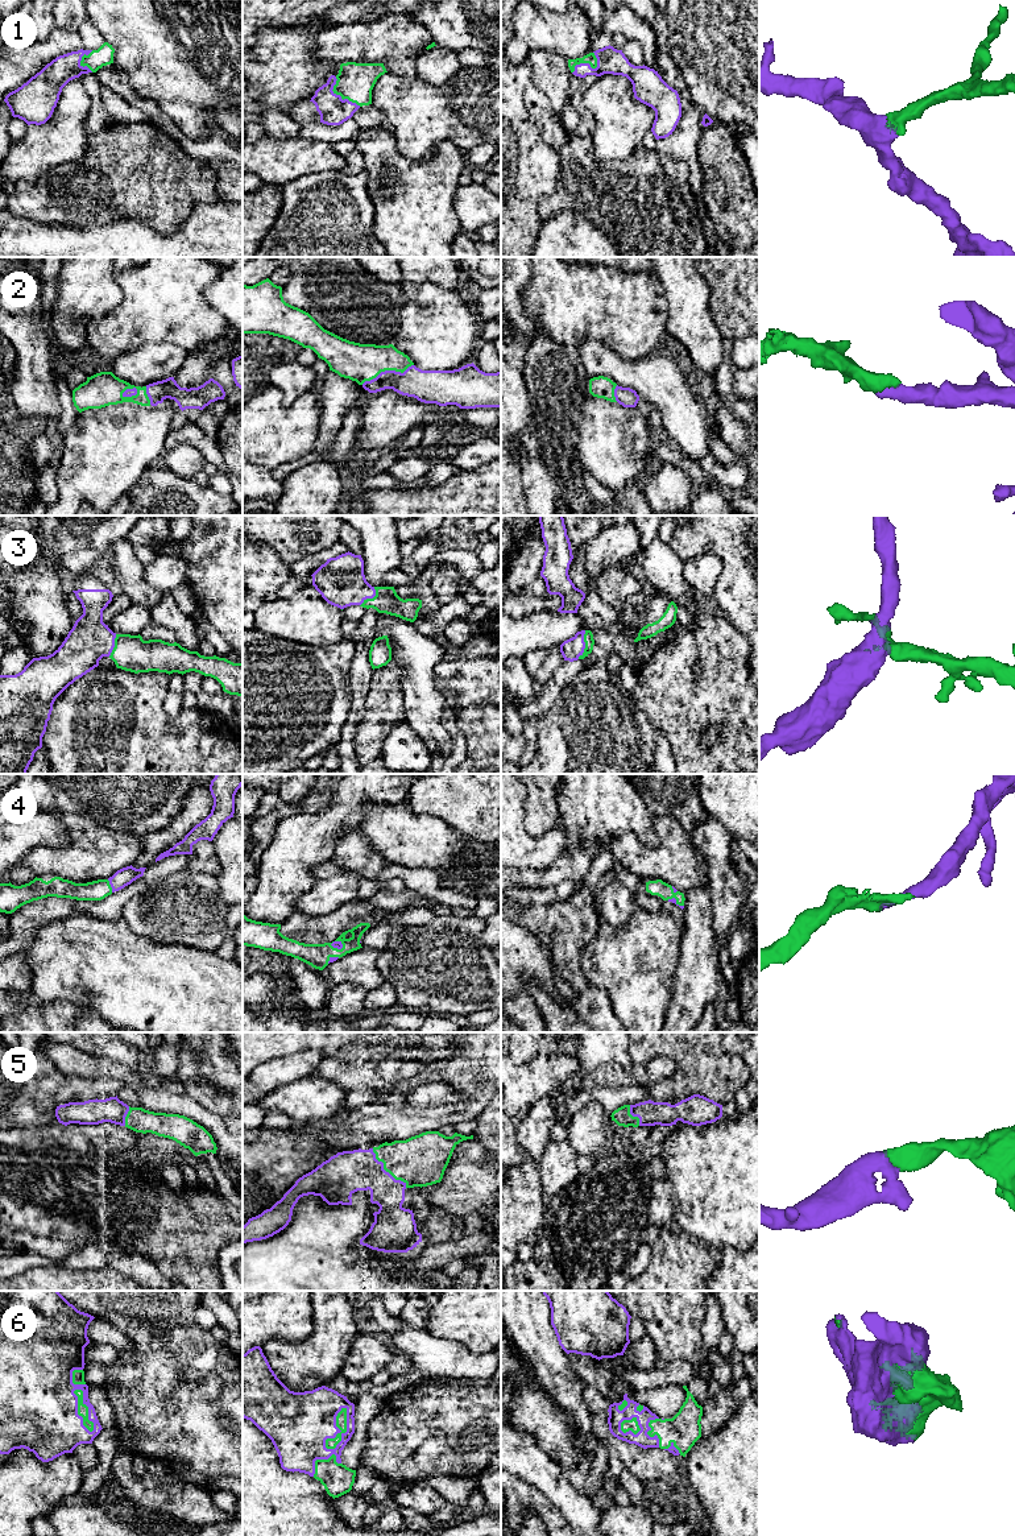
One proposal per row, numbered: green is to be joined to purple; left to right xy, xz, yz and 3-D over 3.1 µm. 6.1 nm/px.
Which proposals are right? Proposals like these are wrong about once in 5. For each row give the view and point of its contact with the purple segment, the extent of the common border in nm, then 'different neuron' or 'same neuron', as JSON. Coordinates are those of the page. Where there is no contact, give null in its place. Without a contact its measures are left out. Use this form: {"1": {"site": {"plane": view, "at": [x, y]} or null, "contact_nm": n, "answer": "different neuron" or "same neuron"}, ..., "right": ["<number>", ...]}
{"1": {"site": {"plane": "xz", "at": [340, 96]}, "contact_nm": 240, "answer": "same neuron"}, "2": {"site": {"plane": "xz", "at": [386, 371]}, "contact_nm": 340, "answer": "same neuron"}, "3": {"site": {"plane": "yz", "at": [584, 645]}, "contact_nm": 180, "answer": "same neuron"}, "4": {"site": {"plane": "xy", "at": [111, 886]}, "contact_nm": 90, "answer": "same neuron"}, "5": {"site": {"plane": "xz", "at": [384, 1170]}, "contact_nm": 320, "answer": "same neuron"}, "6": {"site": {"plane": "xz", "at": [347, 1431]}, "contact_nm": 280, "answer": "same neuron"}, "right": ["1", "2", "3", "4", "5", "6"]}

